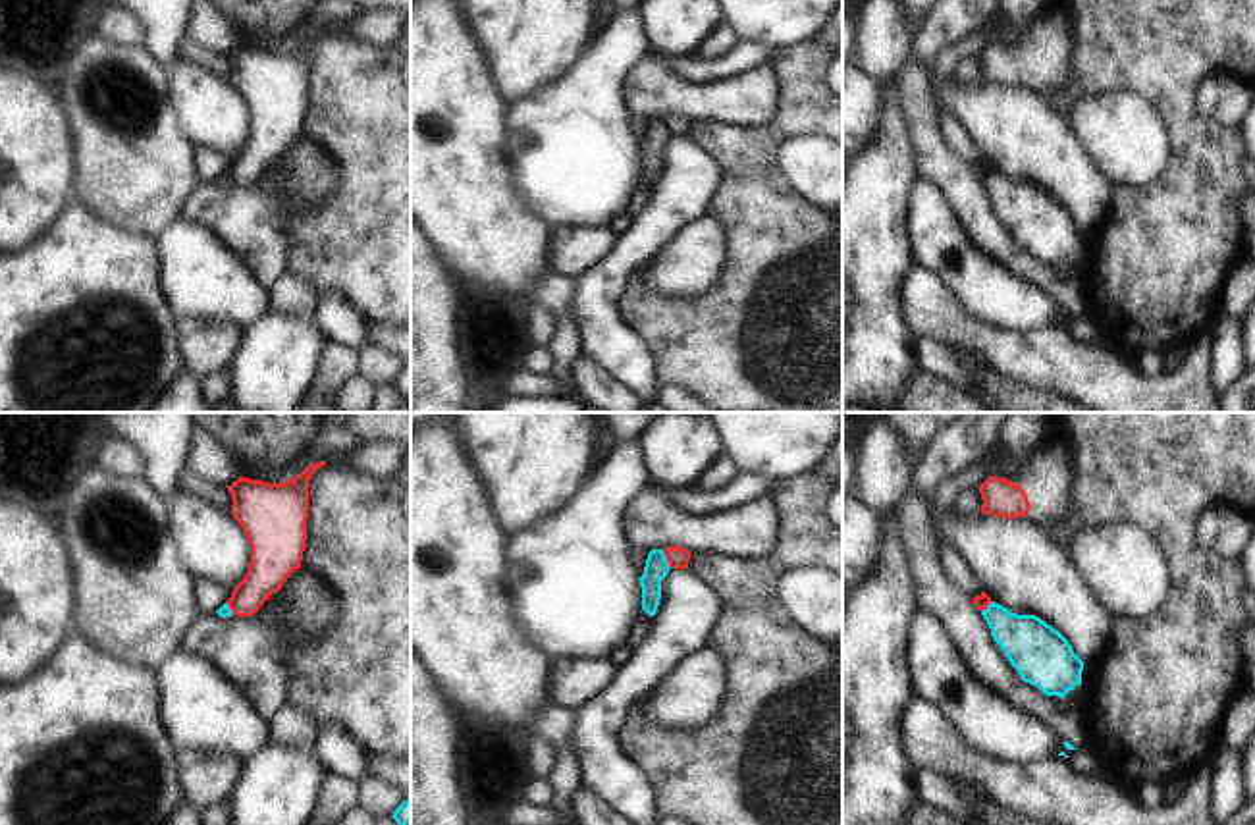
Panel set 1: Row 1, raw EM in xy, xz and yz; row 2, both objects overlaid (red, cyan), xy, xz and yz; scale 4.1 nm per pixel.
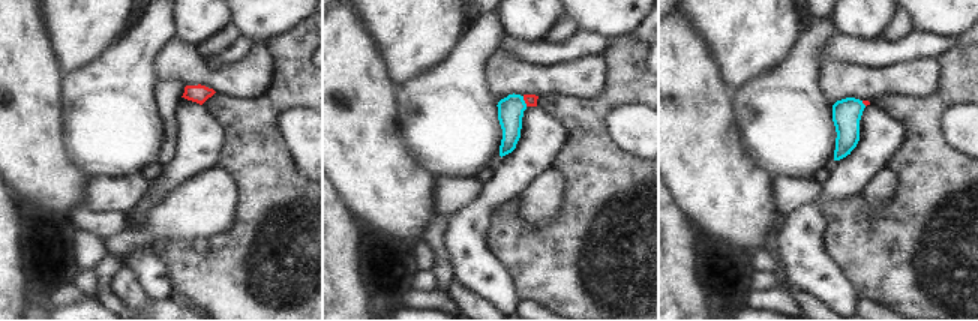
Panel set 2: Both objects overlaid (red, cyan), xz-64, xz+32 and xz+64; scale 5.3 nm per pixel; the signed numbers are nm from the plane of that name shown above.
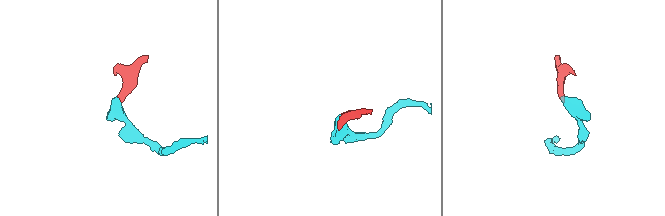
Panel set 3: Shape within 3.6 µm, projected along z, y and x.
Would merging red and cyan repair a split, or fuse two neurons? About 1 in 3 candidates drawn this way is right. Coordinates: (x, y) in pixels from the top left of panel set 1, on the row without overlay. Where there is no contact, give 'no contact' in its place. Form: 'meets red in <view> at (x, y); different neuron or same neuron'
meets red in xz at (667, 128); different neuron

